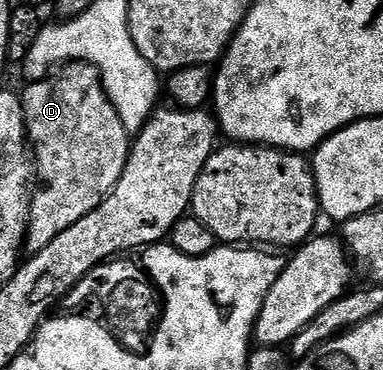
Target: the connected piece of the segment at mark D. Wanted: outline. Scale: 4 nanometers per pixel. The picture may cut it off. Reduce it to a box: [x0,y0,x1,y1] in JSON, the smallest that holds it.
[20,63,132,253]

